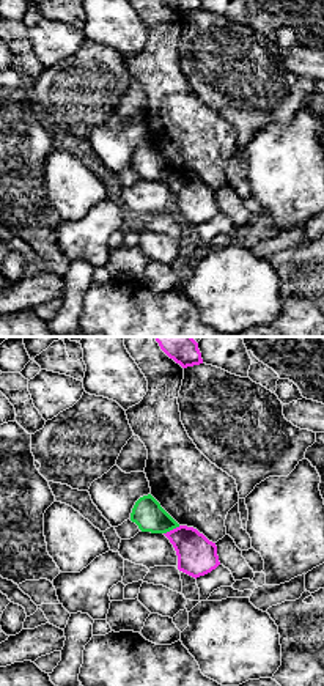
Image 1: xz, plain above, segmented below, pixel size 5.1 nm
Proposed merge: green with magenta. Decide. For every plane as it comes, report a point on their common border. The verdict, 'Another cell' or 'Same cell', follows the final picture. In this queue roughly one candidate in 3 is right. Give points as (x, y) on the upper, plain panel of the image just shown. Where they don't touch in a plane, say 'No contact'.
Touches green at (172, 177)

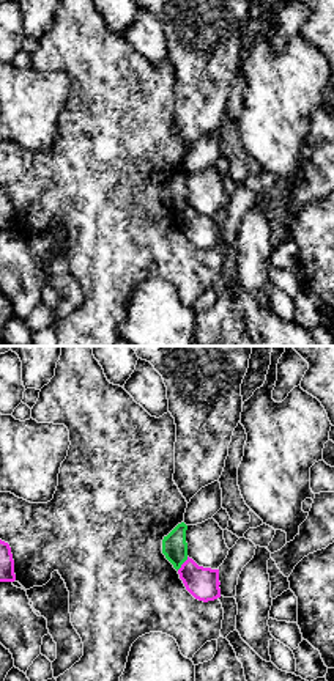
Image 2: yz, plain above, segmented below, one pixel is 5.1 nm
Touches green at (183, 209)

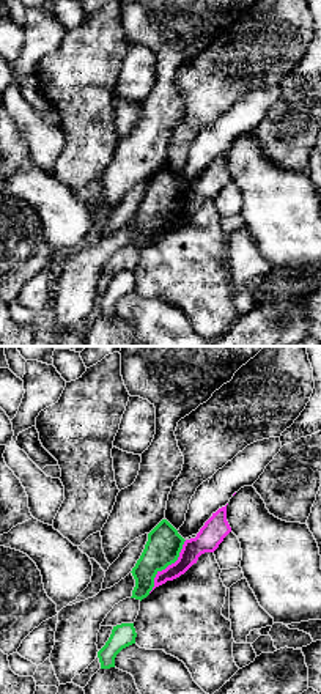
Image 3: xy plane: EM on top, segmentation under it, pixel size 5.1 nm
Touches green at (167, 213)

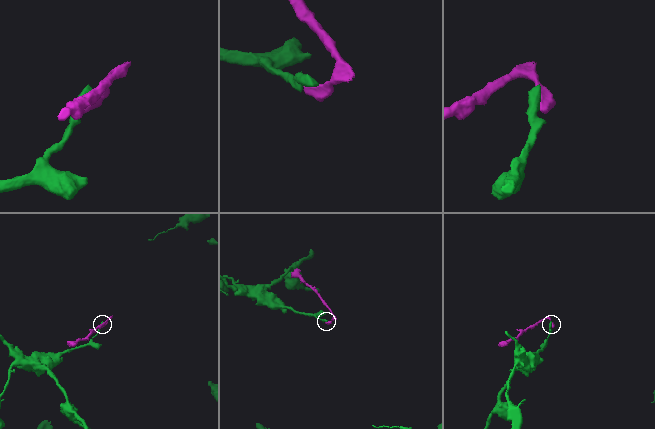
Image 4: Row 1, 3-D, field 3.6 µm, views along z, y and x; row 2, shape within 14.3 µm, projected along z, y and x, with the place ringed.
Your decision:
Another cell

